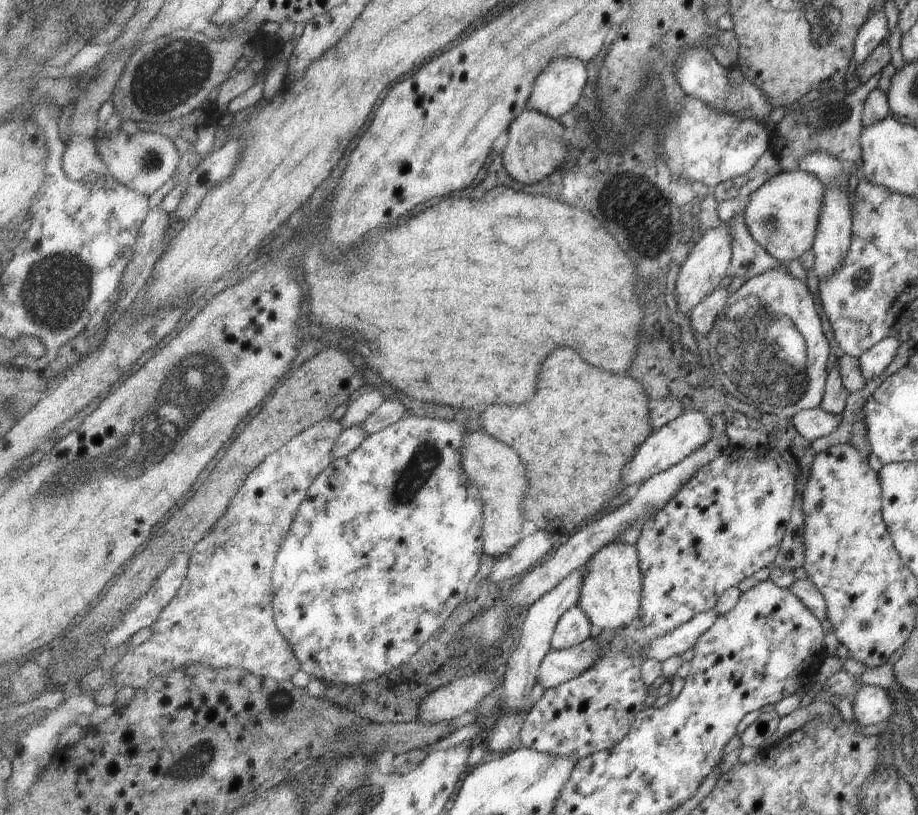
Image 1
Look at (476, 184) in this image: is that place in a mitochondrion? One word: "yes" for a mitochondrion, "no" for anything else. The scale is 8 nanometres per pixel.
no

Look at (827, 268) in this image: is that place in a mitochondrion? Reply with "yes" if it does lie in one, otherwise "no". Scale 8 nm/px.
no

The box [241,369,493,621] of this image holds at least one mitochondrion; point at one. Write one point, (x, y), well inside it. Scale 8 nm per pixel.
(423, 464)

